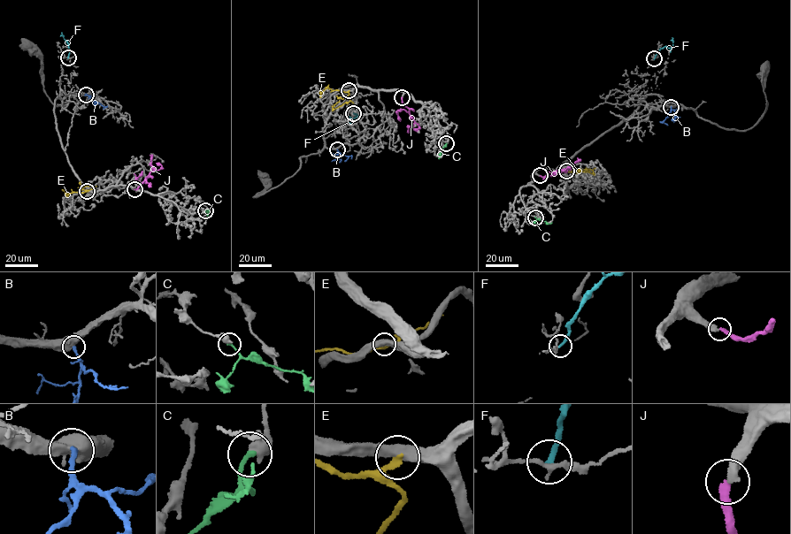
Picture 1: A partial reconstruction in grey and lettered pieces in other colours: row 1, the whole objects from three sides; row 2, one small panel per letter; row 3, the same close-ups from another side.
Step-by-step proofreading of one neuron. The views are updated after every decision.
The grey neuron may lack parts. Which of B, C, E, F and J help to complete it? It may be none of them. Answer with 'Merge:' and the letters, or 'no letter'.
Merge: B

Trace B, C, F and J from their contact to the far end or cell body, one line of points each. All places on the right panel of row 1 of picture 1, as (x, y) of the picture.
B: (671, 106), (668, 117), (660, 122), (663, 122)
C: (535, 217), (547, 224), (552, 223)
F: (654, 58), (661, 49), (672, 46), (671, 37)
J: (540, 175), (544, 177), (549, 172), (567, 169), (580, 159)

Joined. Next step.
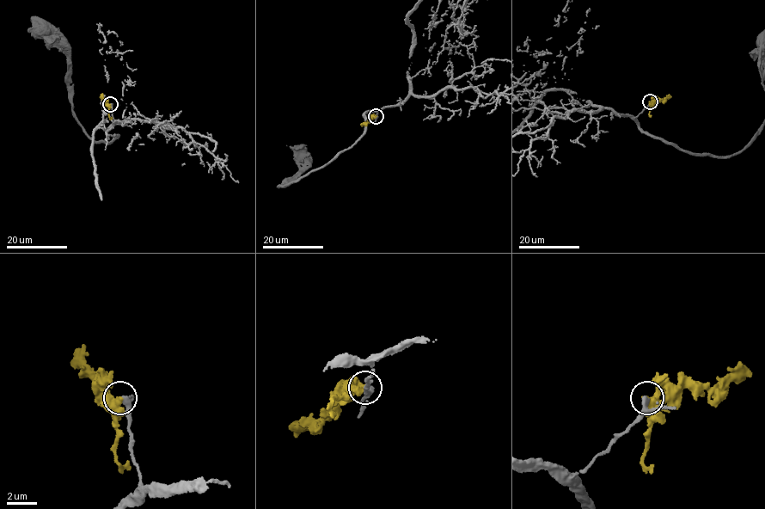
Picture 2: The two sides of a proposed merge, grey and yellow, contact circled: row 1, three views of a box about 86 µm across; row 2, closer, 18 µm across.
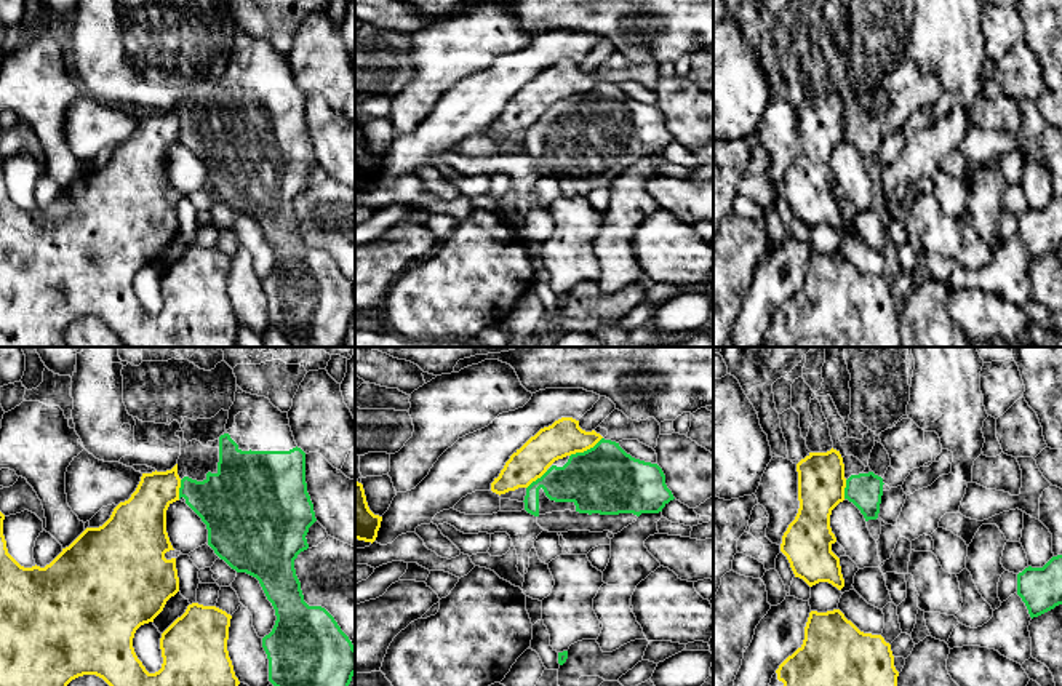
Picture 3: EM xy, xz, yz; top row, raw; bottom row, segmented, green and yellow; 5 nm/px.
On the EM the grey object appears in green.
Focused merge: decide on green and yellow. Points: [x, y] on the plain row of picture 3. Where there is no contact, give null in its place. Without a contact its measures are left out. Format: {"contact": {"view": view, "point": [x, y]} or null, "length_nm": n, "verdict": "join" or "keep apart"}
{"contact": {"view": "xz", "point": [587, 91]}, "length_nm": 190, "verdict": "keep apart"}

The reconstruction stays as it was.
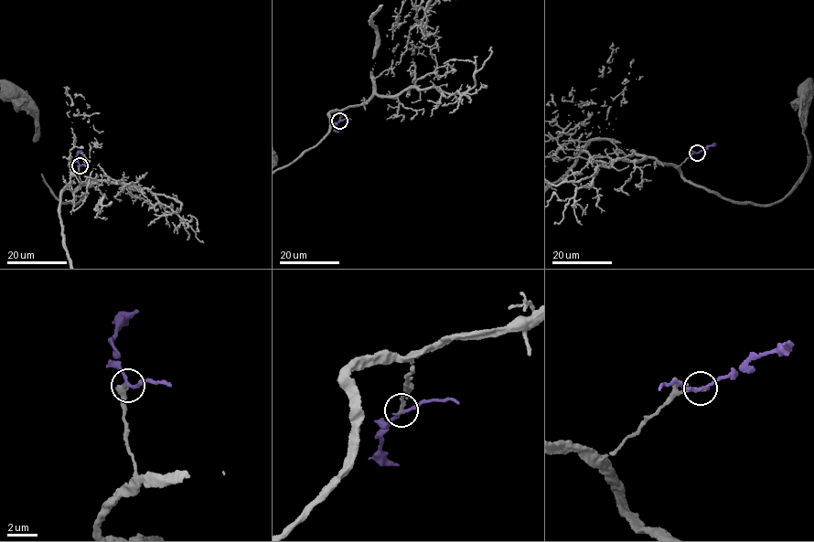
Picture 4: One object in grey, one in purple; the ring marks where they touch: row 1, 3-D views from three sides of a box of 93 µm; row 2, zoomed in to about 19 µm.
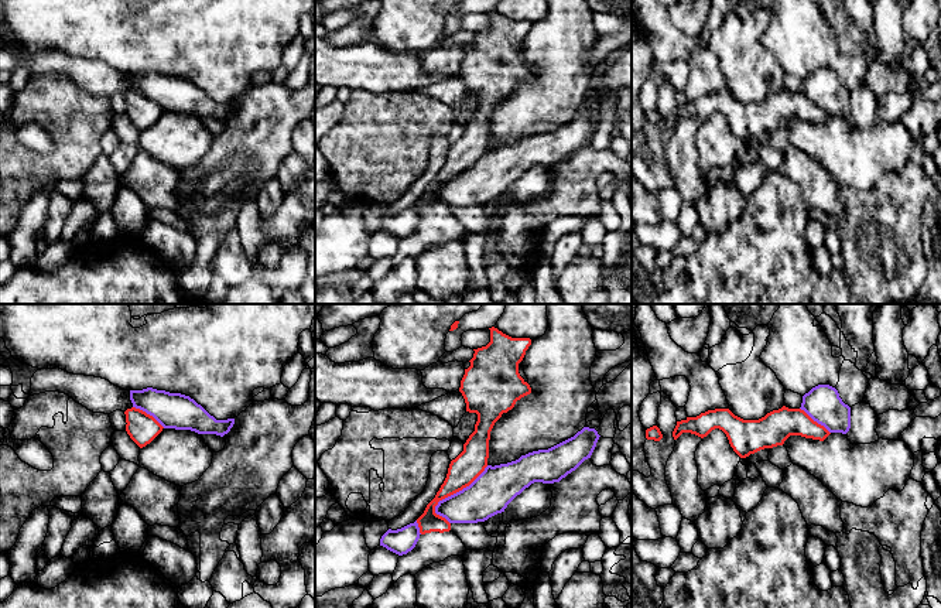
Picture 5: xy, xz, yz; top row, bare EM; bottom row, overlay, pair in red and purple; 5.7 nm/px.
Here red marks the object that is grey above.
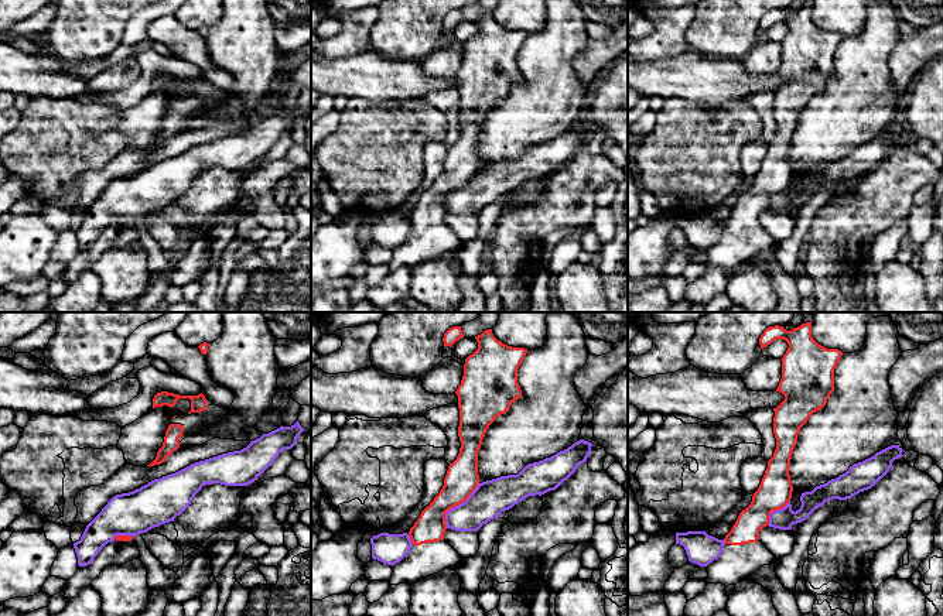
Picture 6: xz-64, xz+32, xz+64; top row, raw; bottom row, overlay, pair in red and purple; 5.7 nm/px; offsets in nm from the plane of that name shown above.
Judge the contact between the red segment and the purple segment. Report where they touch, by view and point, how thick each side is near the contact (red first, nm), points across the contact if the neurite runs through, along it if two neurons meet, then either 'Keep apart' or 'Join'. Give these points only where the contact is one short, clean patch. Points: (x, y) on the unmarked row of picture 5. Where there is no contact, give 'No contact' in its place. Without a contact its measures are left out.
Touches red at xz (458, 174). Thickness 170 nm (red) against 240 nm. Keep apart

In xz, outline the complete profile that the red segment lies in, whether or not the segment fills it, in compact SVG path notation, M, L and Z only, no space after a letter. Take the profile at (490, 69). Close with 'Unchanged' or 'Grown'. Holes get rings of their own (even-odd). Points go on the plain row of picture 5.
M492 10L490 25L473 33L470 49L465 52L459 75L466 95L476 96L475 115L463 127L463 134L451 144L446 161L435 181L417 202L420 222L415 230L398 240L393 264L406 257L415 259L424 250L451 239L463 239L462 223L451 214L451 206L435 197L439 184L469 170L487 150L489 123L495 106L511 93L517 83L531 76L520 59L519 47L531 28L530 21L511 21Z. Grown

